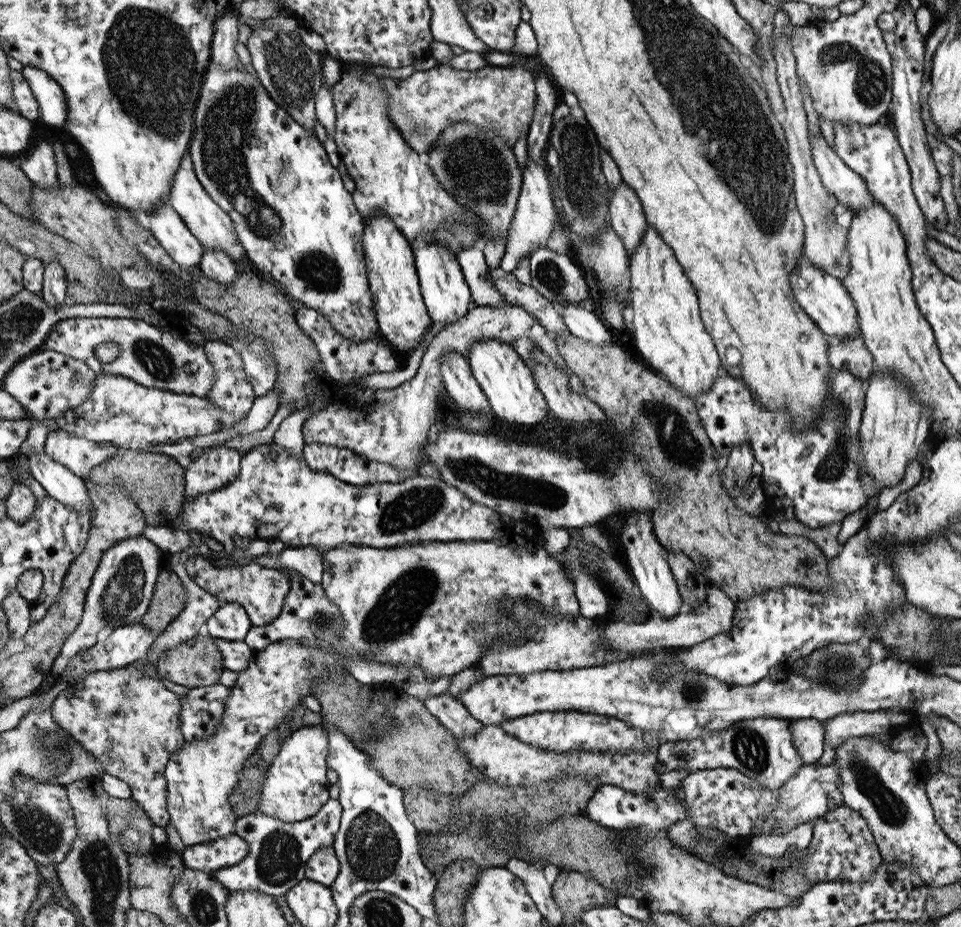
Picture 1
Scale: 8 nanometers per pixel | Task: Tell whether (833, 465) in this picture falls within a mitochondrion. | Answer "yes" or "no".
yes

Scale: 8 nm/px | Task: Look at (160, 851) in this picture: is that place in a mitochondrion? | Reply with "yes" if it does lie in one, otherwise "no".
no

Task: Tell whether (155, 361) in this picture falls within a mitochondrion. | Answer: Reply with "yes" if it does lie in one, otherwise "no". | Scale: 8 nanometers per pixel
yes

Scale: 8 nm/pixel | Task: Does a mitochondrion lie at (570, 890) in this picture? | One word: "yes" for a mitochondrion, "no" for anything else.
no

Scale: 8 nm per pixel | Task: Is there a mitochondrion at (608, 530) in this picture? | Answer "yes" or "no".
no

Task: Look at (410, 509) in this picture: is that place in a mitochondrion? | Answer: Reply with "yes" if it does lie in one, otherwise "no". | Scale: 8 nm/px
yes

